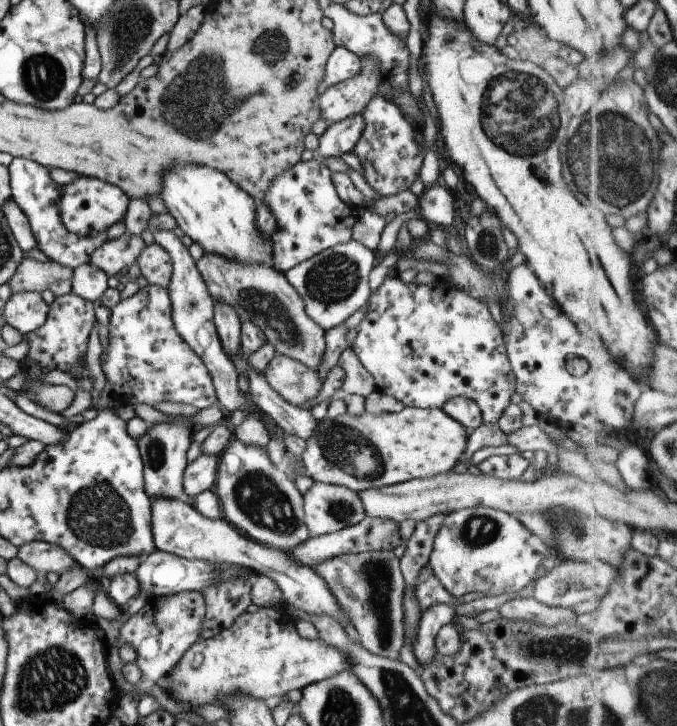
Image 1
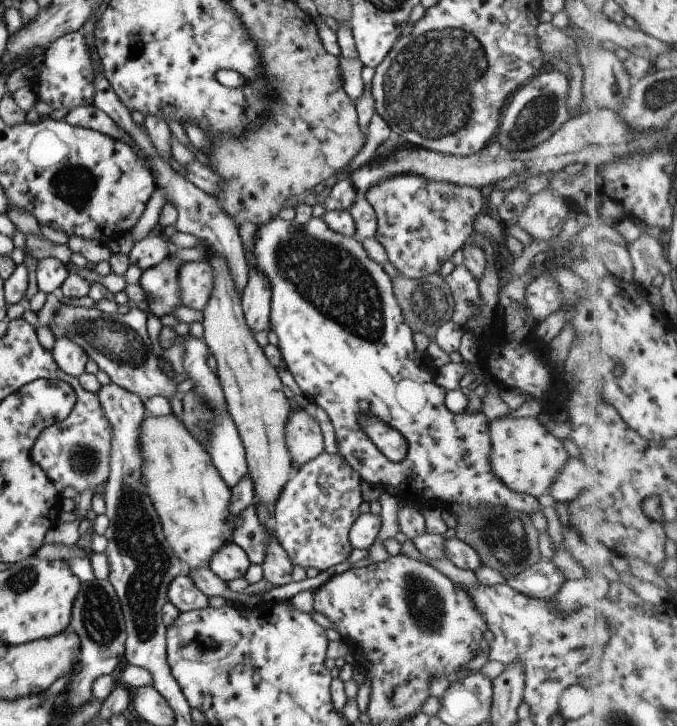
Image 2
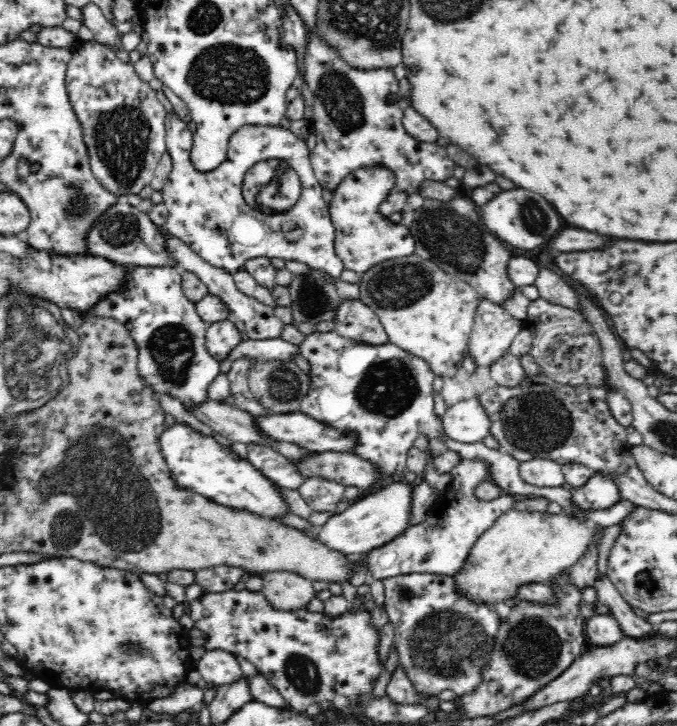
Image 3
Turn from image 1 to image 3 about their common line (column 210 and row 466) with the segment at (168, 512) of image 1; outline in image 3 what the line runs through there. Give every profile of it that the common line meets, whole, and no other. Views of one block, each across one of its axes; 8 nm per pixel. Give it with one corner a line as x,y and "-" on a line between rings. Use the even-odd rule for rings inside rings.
535,458
527,461
520,461
518,472
524,481
534,485
536,489
542,487
563,487
565,476
558,461

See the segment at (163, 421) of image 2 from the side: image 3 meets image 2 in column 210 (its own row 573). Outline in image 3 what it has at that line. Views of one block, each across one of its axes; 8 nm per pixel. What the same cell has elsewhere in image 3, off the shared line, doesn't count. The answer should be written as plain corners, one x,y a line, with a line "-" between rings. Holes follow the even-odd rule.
509,510
509,512
502,514
494,522
494,525
476,540
463,570
452,577
454,578
454,585
456,585
456,591
466,595
468,599
492,605
504,602
507,598
516,599
519,586
530,583
549,583
558,574
569,570
582,558
582,554
588,550
588,547
594,544
598,528
600,526
594,524
592,527
588,527
585,520
579,520
576,516
570,516
565,512
551,514
548,512

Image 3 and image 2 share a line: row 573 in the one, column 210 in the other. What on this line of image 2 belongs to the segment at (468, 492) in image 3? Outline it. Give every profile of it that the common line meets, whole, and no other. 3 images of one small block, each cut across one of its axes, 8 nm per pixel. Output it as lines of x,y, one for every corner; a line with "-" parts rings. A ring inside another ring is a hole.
192,336
184,342
183,346
185,354
182,366
184,367
184,373
188,375
188,379
194,385
191,392
211,413
210,426
205,436
205,450
209,453
212,463
219,471
224,483
232,489
247,474
247,459
240,434
229,414
220,380
208,367
209,349
207,345
200,338

